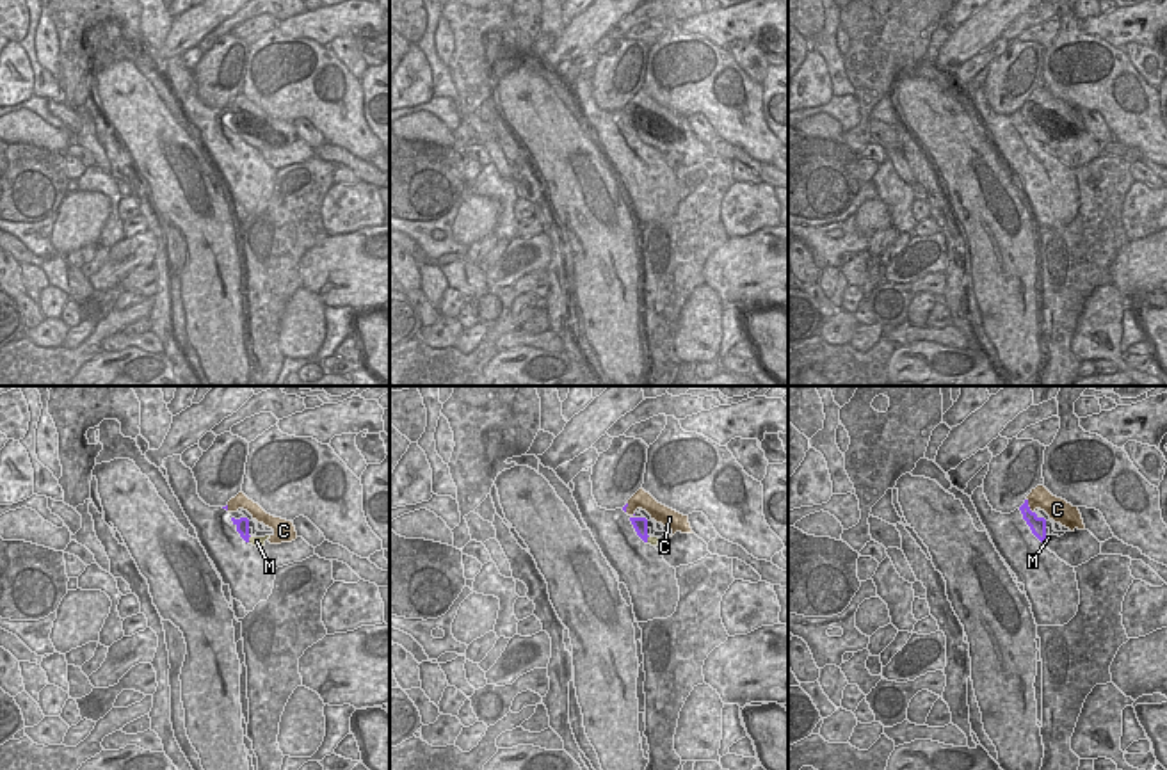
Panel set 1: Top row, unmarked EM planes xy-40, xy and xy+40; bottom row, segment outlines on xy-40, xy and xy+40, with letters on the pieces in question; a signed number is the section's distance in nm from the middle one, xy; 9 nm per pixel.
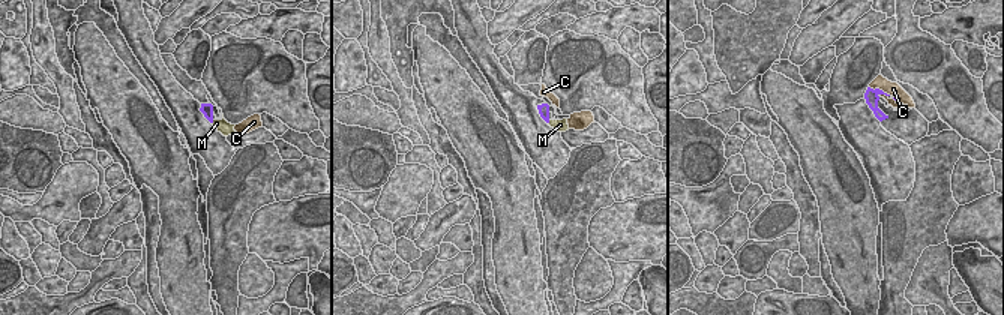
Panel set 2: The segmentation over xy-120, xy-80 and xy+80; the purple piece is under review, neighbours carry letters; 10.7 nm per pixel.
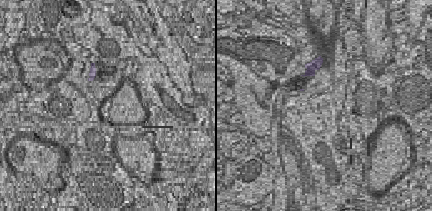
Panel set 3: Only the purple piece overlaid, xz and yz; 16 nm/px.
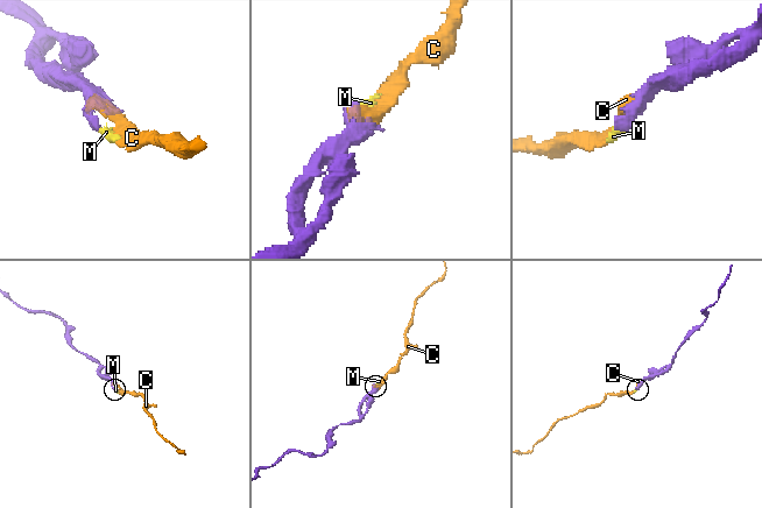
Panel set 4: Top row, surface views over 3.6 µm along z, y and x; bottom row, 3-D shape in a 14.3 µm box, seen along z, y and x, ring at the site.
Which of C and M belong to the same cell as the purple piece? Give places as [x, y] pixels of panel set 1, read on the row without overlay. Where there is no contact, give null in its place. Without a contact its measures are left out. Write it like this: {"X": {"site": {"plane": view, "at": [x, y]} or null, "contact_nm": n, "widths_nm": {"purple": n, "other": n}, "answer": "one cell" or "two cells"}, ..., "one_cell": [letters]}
{"C": {"site": {"plane": "xy+40", "at": [1027, 107]}, "contact_nm": 150, "widths_nm": {"purple": 160, "other": 190}, "answer": "one cell"}, "M": {"site": {"plane": "xy", "at": [646, 141]}, "contact_nm": 90, "widths_nm": {"purple": 130, "other": 90}, "answer": "two cells"}, "one_cell": ["C"]}

